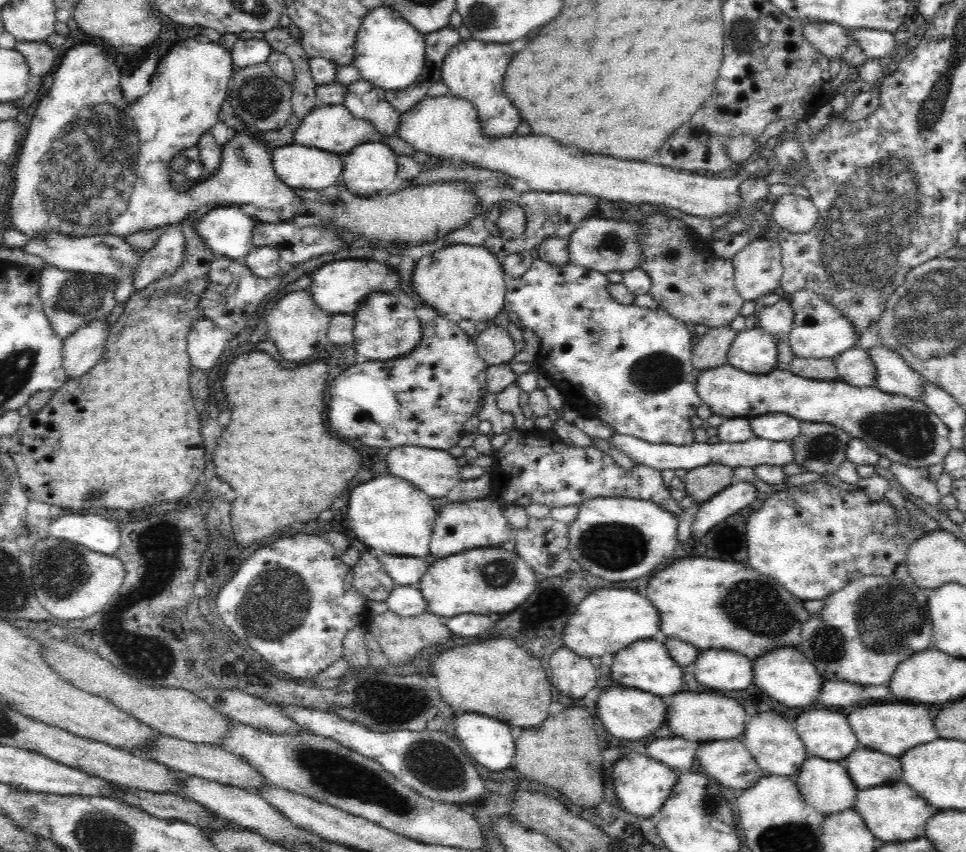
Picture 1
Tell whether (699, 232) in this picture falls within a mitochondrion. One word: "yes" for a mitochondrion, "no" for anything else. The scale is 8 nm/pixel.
no

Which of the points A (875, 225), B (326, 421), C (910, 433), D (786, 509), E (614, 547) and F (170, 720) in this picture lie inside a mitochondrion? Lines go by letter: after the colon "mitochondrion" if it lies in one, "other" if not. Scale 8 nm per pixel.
A: mitochondrion
B: other
C: mitochondrion
D: other
E: mitochondrion
F: other

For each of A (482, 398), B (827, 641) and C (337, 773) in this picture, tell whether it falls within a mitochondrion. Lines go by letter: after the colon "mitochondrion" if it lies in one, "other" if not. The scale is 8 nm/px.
A: other
B: mitochondrion
C: mitochondrion

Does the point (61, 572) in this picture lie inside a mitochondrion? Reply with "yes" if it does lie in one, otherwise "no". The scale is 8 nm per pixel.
yes

